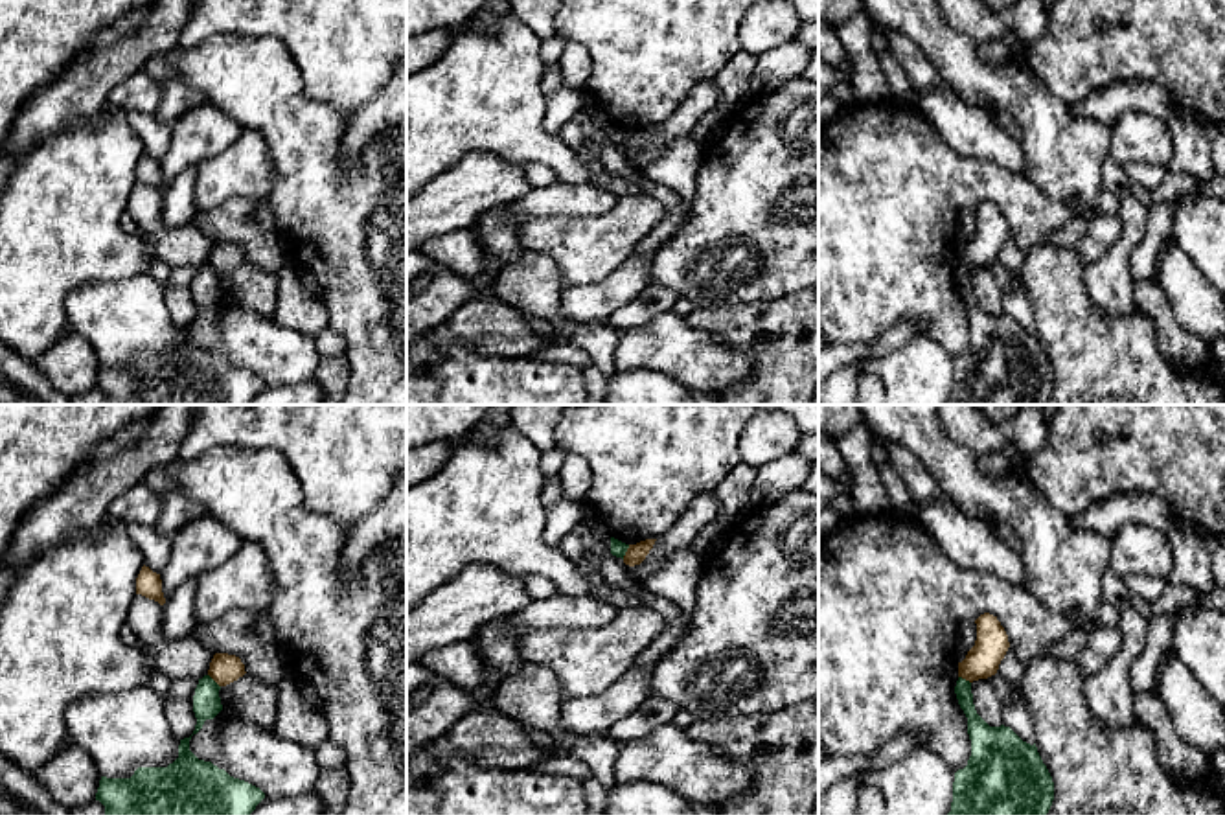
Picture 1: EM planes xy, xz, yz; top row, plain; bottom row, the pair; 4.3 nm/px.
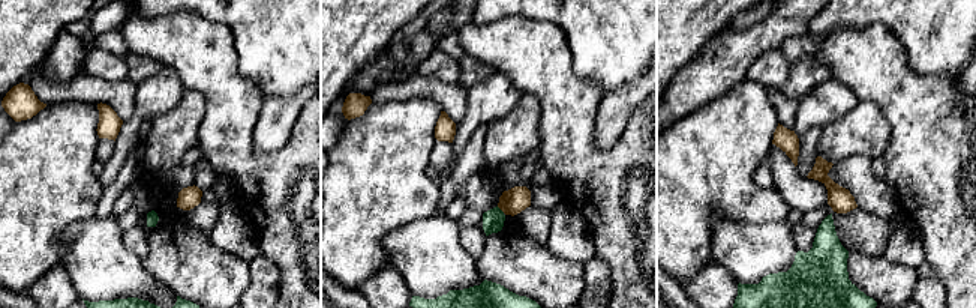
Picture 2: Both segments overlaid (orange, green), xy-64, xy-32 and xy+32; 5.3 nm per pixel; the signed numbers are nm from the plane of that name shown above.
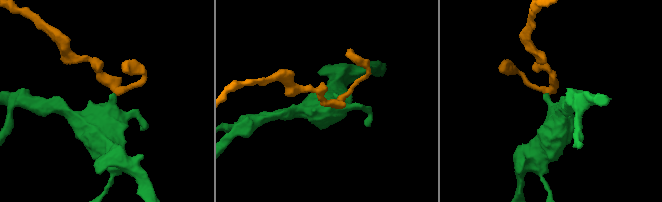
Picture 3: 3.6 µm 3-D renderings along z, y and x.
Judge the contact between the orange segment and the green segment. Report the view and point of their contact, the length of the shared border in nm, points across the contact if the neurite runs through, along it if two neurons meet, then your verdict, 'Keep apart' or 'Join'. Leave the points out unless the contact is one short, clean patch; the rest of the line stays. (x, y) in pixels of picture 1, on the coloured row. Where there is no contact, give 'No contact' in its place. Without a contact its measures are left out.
Touches orange at xz (626, 552). Shared border 70 nm. Boundary: xz (629, 545), (622, 558). Keep apart

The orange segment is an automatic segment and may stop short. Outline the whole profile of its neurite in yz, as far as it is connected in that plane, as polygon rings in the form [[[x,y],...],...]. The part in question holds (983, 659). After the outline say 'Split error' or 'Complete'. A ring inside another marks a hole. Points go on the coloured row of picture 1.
[[[984,613],[977,620],[977,640],[966,659],[958,662],[958,677],[973,683],[997,673],[1010,642],[997,616]]]. Complete

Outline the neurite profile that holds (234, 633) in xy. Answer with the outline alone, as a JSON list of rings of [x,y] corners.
[[[232,611],[212,624],[199,624],[193,635],[215,653],[239,657],[246,675],[263,683],[278,686],[292,672],[285,648],[258,638],[254,611]]]

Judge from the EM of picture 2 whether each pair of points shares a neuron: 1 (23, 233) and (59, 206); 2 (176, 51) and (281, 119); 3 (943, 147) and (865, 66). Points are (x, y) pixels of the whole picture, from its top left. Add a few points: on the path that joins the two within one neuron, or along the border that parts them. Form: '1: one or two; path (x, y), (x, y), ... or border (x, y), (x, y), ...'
1: one; path (32, 227), (50, 211)
2: two; border (264, 98), (254, 131), (254, 141)
3: one; path (927, 128), (885, 86)

